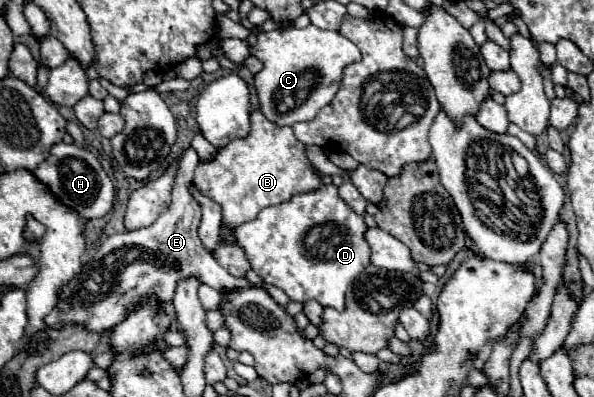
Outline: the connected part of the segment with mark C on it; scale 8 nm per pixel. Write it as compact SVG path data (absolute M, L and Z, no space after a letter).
M291 25L287 29L259 33L251 53L263 61L263 69L255 75L255 87L261 101L259 109L269 121L291 127L299 121L311 121L321 107L329 105L339 91L343 69L349 63L361 61L361 51L355 43L345 39L339 31L319 29L315 25L307 25L305 29Z

